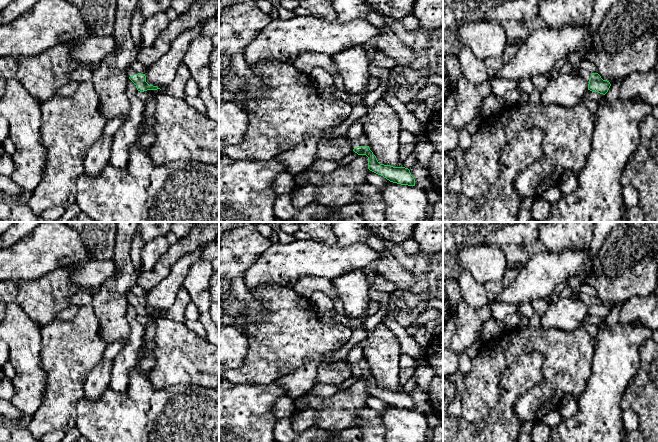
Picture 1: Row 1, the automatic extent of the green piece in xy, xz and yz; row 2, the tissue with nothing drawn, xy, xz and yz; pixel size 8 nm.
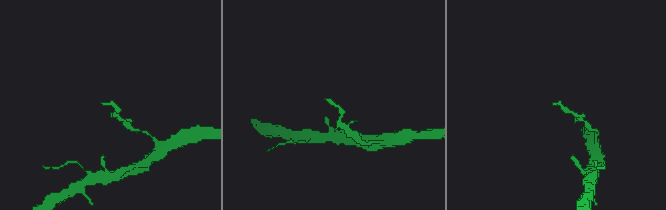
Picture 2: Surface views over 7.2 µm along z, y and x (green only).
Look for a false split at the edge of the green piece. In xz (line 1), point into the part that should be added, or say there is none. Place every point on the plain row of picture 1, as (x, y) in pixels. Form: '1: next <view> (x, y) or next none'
1: next xz (362, 364)

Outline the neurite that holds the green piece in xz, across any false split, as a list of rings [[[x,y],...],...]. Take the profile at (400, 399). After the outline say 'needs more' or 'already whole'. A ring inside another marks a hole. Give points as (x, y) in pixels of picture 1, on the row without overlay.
[[[364,358],[355,363],[350,364],[345,360],[346,365],[354,372],[353,375],[358,379],[366,379],[368,381],[368,393],[378,399],[383,400],[393,407],[415,410],[415,403],[411,399],[410,394],[405,391],[393,391],[390,389],[380,388],[369,372],[369,366]]]; needs more

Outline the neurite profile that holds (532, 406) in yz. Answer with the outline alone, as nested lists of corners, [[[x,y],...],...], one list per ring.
[[[580,325],[572,332],[559,329],[516,327],[512,332],[502,335],[493,345],[492,340],[481,343],[477,356],[472,360],[472,367],[464,374],[461,409],[466,421],[478,423],[485,418],[500,399],[500,380],[503,371],[520,354],[538,352],[545,356],[543,381],[530,391],[520,396],[515,403],[515,413],[524,422],[536,422],[553,409],[559,409],[567,394],[579,399],[591,374],[591,362],[594,347],[587,330]]]

